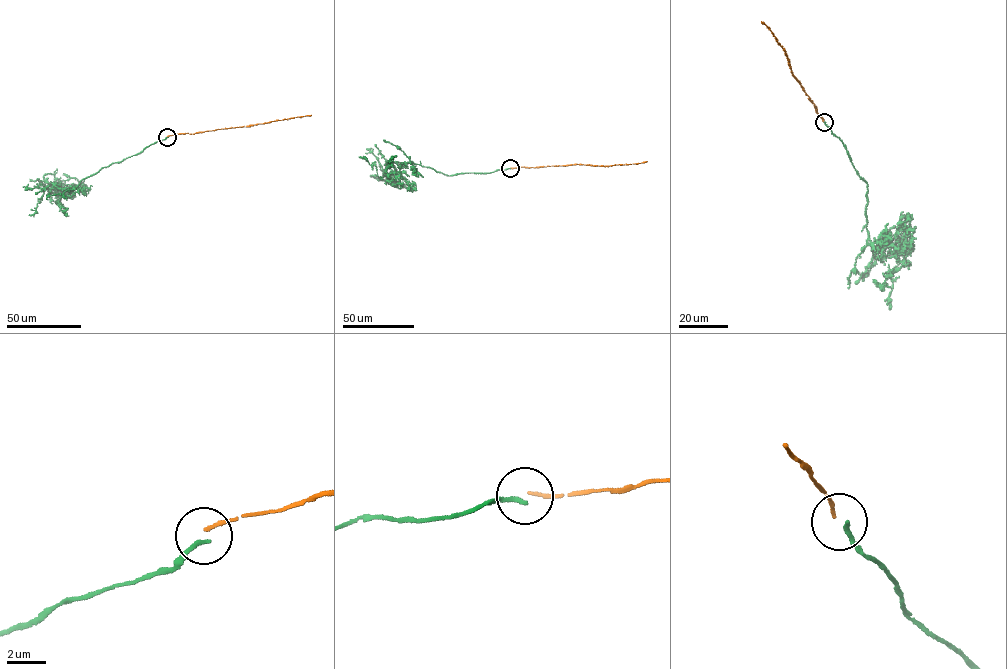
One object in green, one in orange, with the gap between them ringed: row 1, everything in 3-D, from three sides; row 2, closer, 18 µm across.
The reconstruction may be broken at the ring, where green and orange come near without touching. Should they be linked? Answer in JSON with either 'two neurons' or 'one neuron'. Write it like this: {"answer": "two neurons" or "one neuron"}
{"answer": "two neurons"}

